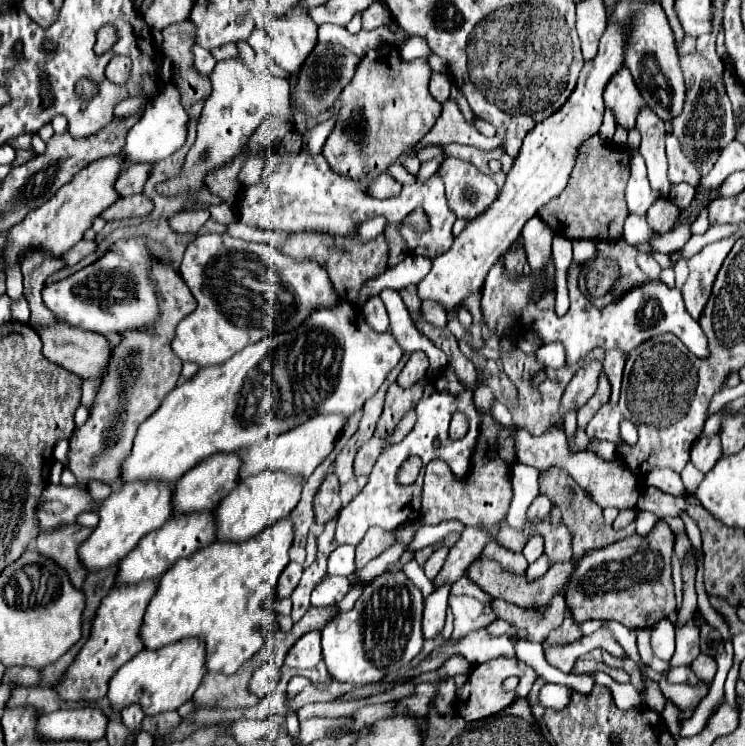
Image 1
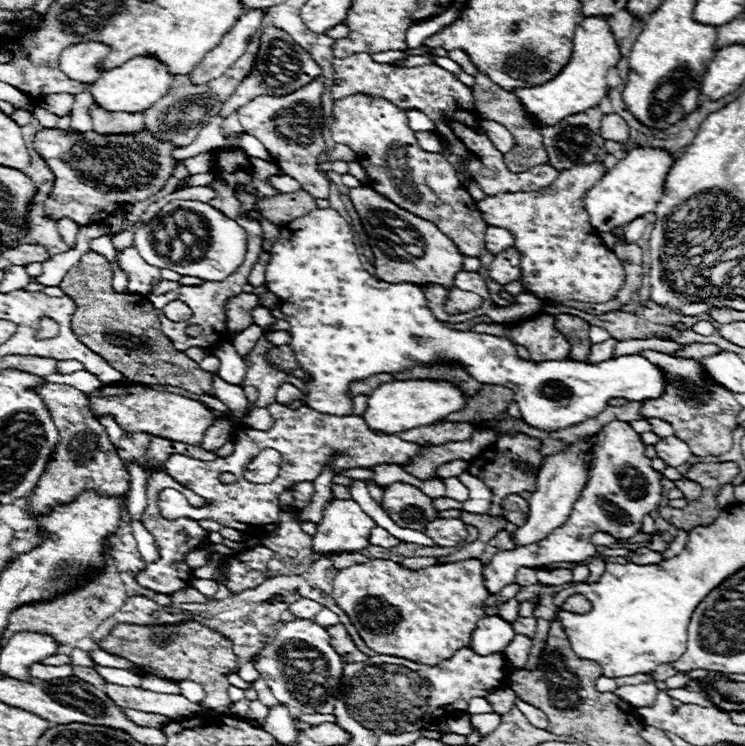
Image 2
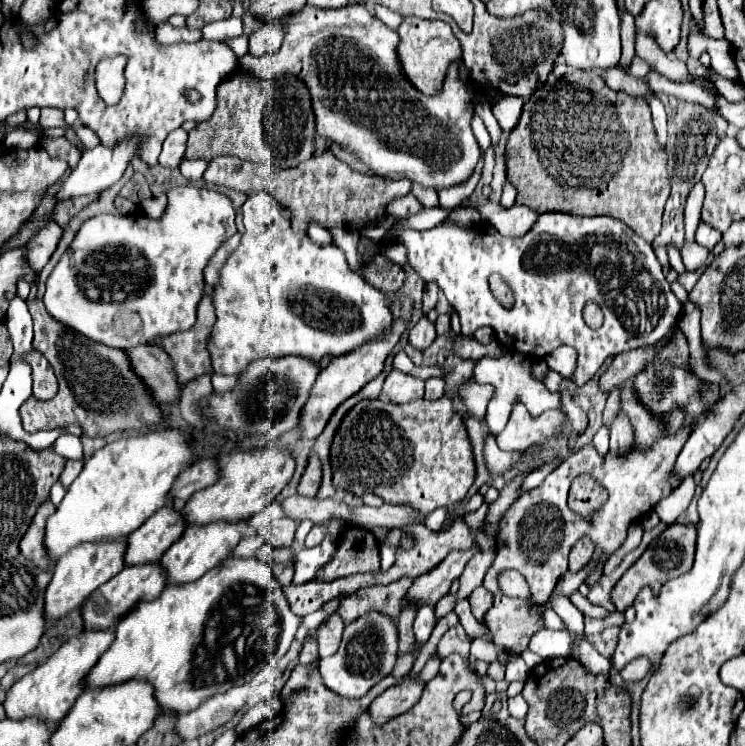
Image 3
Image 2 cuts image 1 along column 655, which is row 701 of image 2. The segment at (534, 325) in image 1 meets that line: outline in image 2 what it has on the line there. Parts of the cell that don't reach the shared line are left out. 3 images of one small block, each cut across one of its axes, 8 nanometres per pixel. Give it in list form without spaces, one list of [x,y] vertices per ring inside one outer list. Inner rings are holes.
[[[292,620],[278,628],[276,638],[264,646],[254,660],[256,670],[266,680],[274,698],[304,714],[332,714],[336,692],[340,686],[344,662],[330,646],[330,636],[324,626],[312,620]]]

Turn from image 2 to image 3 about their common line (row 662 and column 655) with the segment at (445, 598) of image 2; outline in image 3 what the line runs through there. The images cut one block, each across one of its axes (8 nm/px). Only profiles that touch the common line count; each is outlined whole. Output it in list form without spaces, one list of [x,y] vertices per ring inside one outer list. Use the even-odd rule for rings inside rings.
[[[632,388],[622,390],[622,402],[620,410],[624,410],[630,418],[630,424],[634,428],[634,440],[640,448],[650,448],[654,440],[662,438],[664,434],[672,434],[680,422],[682,422],[682,412],[670,412],[662,422],[658,422],[638,400]]]

